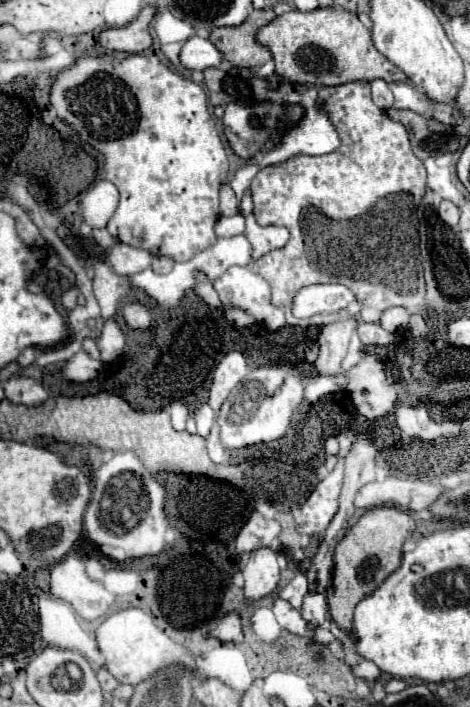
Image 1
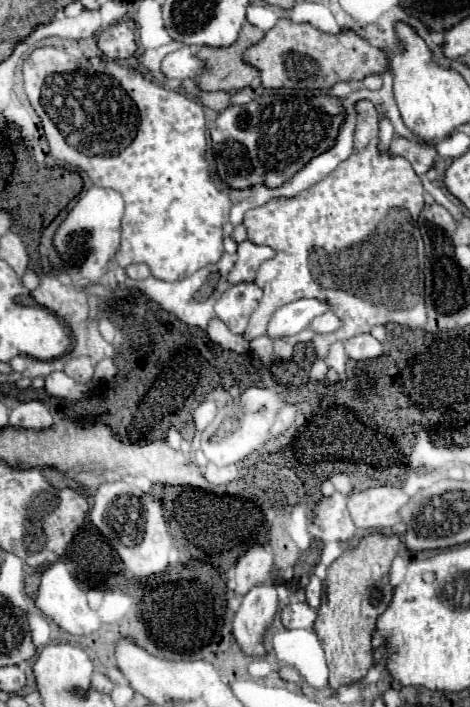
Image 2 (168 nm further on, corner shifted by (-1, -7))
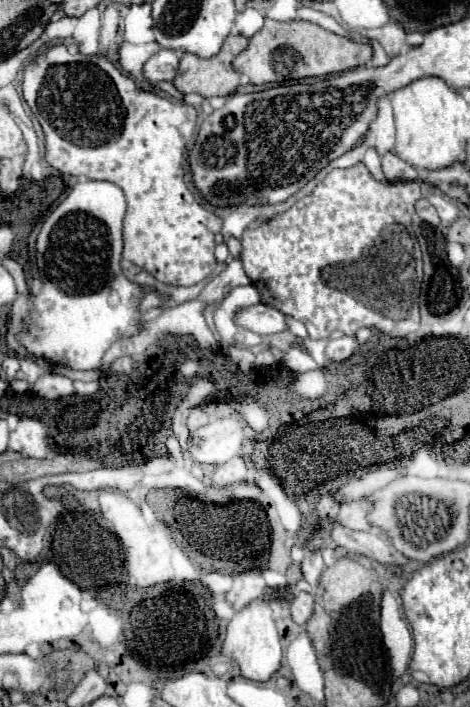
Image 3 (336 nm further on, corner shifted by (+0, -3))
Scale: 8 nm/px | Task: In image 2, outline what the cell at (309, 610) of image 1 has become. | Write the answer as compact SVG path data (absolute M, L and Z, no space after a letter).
M310 576L310 582L306 586L306 604L310 604L310 608L316 610L320 606L320 596L322 596L322 580Z

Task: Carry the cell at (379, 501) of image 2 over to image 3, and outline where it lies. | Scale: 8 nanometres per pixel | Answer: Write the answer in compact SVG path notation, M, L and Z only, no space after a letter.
M343 502L341 512L335 520L341 520L341 524L357 530L369 530L369 524L365 520L367 510L369 510L367 502Z

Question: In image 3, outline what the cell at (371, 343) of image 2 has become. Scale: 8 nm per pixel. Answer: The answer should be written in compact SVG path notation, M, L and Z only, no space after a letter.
M343 336L339 340L331 340L325 348L325 354L333 362L343 362L347 360L355 350L359 348L359 342L353 336Z

